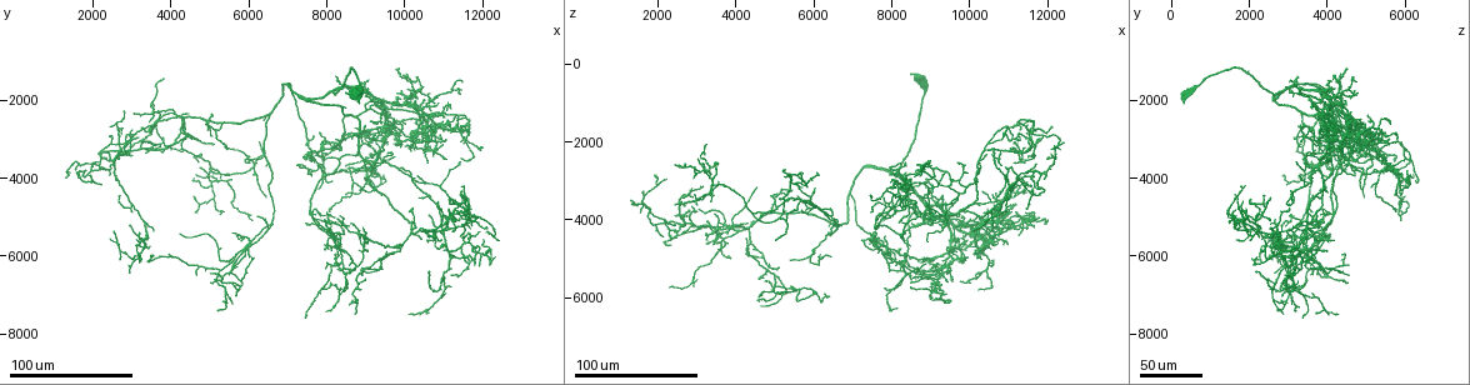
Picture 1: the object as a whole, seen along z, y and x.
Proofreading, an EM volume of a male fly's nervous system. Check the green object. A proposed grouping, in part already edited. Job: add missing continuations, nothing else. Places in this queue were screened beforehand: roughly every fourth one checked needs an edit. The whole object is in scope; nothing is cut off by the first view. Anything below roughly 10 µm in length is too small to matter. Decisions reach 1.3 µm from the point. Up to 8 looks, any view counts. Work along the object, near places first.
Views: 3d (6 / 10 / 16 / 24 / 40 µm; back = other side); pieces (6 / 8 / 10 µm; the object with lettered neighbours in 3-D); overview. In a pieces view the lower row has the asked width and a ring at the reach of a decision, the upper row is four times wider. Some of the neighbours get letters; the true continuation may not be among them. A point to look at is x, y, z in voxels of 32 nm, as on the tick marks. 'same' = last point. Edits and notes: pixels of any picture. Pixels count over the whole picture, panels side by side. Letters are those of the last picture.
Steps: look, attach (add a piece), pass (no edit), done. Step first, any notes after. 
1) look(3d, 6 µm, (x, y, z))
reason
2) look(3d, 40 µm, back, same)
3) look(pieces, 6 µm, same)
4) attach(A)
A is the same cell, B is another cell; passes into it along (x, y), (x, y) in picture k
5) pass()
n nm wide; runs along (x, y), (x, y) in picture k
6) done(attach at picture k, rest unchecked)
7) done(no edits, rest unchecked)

look(3d, 24 µm, (10400, 5550, 2350))
thin end

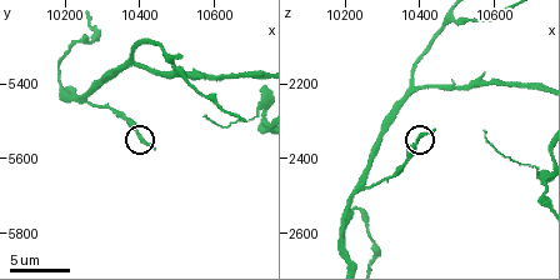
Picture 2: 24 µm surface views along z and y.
look(pieces, 6 µm, (10430, 5570, 2320))

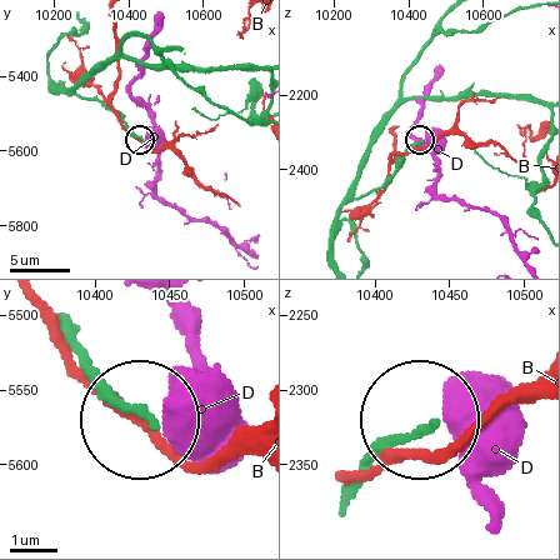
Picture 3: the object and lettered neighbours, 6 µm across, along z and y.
pass()
B and D are other cells; runs along (76, 348), (144, 415) in picture 3; none of them fits

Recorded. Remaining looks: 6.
look(3d, 40 µm, (8450, 2150, 3100))
free end

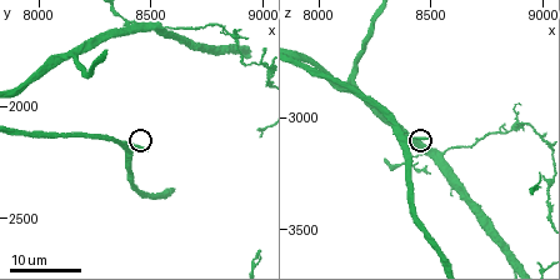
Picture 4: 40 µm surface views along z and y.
look(3d, 6 µm, (8490, 2200, 3090))

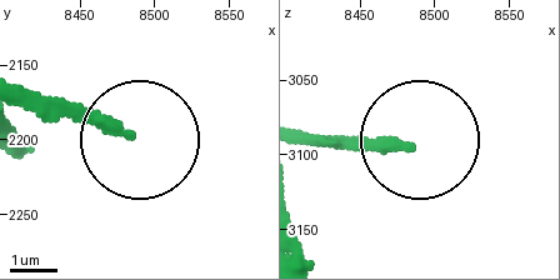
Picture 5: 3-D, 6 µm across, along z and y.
look(pieces, 8 µm, (8478, 2196, 3092))

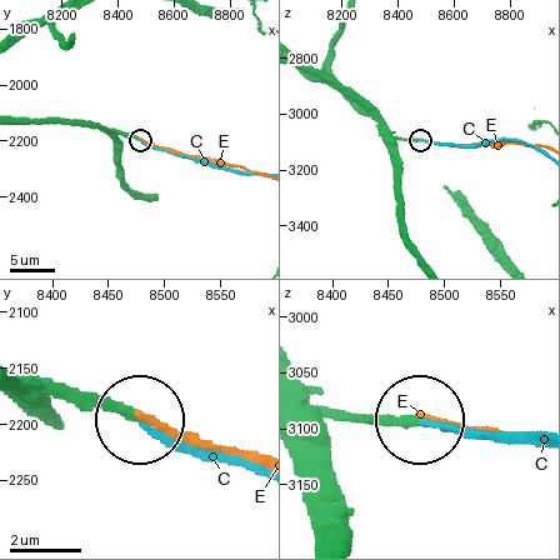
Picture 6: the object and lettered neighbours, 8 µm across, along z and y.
pass()
250 nm wide; C and E are other cells; no lettered piece goes on from it

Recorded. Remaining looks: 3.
look(3d, 40 µm, (9450, 4450, 5850))
branch stops here

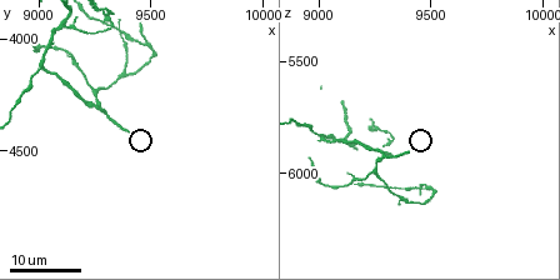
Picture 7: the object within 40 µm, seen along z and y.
look(3d, 10 µm, (9410, 4400, 5910))
closer look

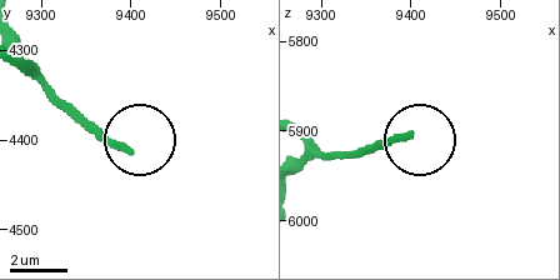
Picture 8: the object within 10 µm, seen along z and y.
look(pieces, 10 µm, (9395, 4410, 5905))

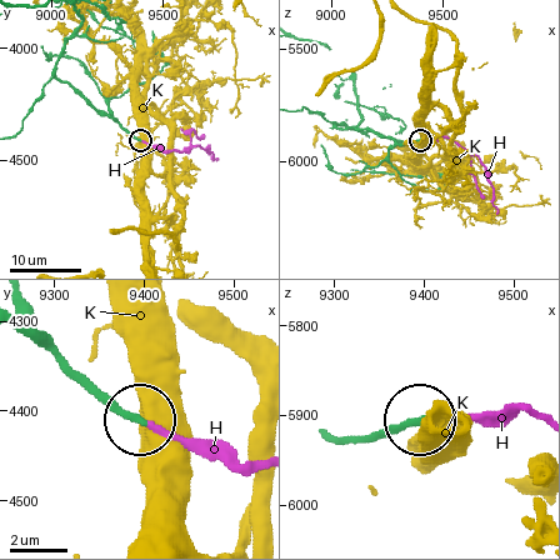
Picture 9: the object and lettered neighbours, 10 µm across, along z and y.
attach(H)
H is the same cell, K is another cell; passes into it along (71, 365), (126, 410), (255, 463) in picture 9; it goes on there

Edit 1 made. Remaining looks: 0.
done(attach at picture 9, rest unchecked)

